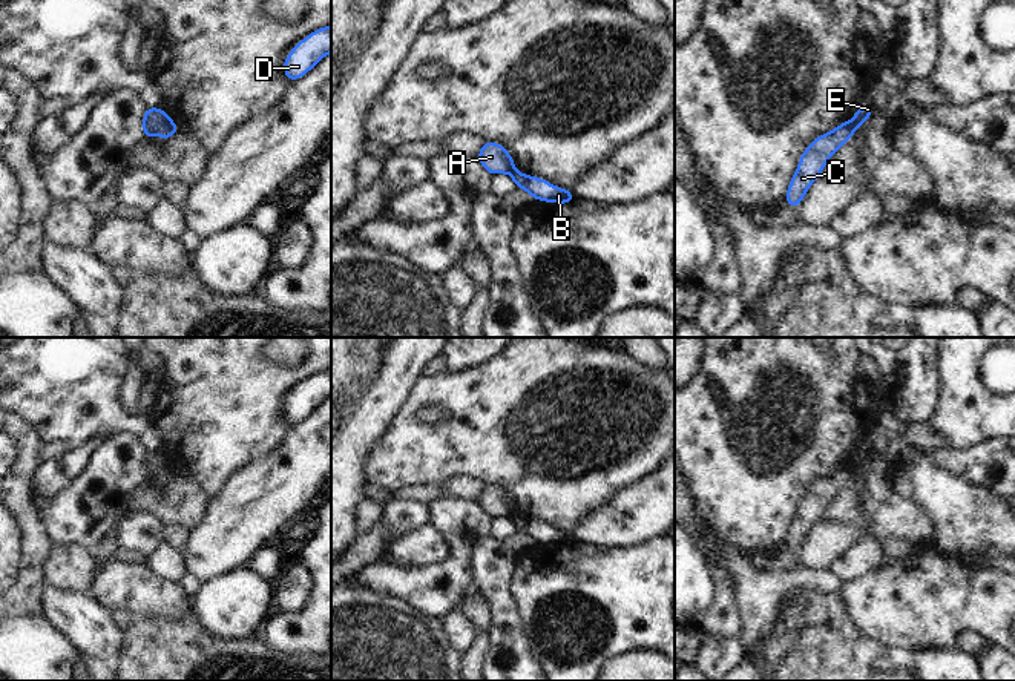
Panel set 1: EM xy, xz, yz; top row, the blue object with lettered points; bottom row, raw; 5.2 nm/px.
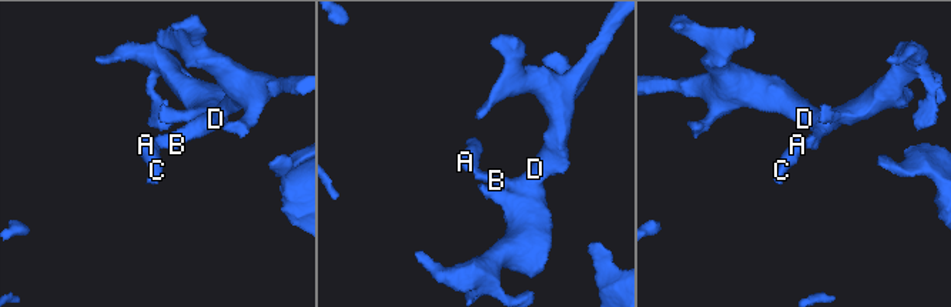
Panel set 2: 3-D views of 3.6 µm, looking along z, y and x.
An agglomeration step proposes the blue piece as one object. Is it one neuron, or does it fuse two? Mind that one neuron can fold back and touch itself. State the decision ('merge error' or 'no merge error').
merge error

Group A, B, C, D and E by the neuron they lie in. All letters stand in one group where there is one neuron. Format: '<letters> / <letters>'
A C / B D E

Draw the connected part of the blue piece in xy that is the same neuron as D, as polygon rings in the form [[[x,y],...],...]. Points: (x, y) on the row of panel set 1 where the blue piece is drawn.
[[[331,25],[319,28],[299,41],[284,60],[284,75],[296,81],[331,52]]]

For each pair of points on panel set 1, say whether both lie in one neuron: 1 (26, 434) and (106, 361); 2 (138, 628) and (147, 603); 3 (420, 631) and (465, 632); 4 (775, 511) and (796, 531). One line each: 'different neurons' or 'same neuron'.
1: different neurons
2: different neurons
3: different neurons
4: different neurons

